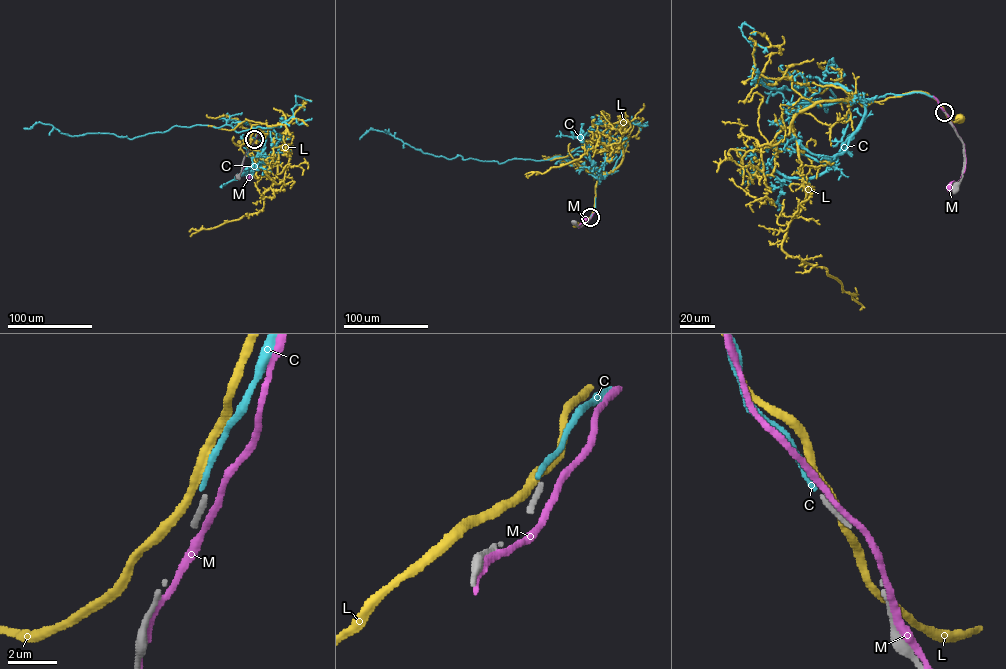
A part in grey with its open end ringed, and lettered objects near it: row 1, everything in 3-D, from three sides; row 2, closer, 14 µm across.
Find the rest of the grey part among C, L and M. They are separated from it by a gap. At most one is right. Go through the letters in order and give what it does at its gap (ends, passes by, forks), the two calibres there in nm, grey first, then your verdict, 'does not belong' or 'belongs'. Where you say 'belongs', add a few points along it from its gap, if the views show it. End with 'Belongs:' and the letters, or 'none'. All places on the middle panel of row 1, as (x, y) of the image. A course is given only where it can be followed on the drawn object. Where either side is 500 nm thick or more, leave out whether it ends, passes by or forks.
C: it ends; calibres 240 and 220 nm; does not belong
L: it passes by; calibres 240 and 340 nm; does not belong
M: it passes by; calibres 240 and 260 nm; does not belong
Belongs: none

